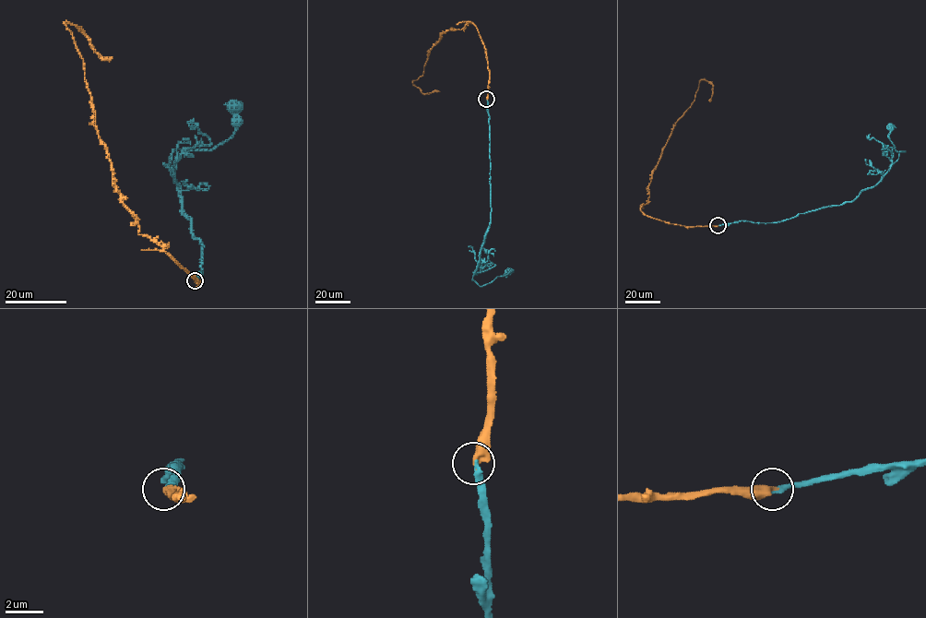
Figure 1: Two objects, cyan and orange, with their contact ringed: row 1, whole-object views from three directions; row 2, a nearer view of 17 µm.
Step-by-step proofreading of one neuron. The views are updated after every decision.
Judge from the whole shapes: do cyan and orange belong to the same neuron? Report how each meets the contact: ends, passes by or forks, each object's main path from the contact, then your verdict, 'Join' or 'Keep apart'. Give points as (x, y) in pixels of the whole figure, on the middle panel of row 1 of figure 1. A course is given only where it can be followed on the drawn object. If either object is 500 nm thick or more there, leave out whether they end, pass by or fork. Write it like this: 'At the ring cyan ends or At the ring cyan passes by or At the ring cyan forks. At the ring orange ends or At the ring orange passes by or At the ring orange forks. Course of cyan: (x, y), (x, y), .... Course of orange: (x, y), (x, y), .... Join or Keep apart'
At the ring cyan ends. At the ring orange ends. Course of cyan: (487, 99), (491, 222), (472, 279), (483, 286), (509, 270). Course of orange: (487, 99), (486, 51), (469, 22), (441, 35), (430, 50), (423, 74), (412, 82), (422, 93), (439, 91). Join

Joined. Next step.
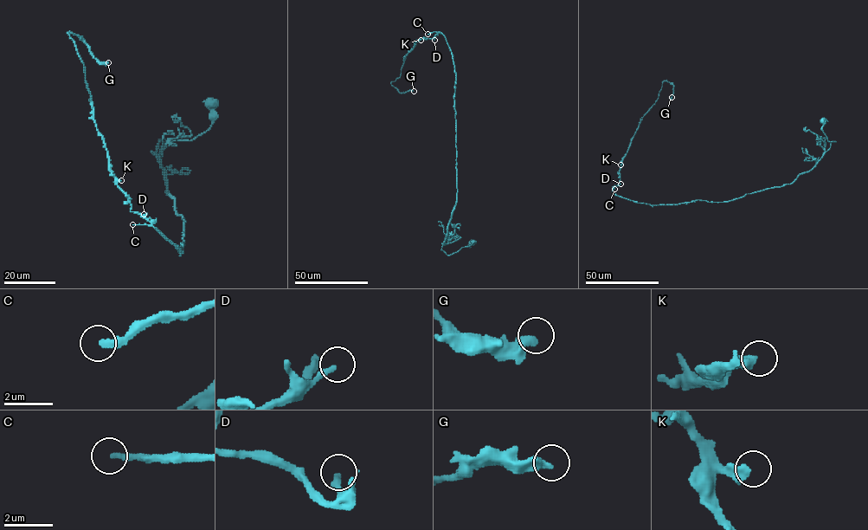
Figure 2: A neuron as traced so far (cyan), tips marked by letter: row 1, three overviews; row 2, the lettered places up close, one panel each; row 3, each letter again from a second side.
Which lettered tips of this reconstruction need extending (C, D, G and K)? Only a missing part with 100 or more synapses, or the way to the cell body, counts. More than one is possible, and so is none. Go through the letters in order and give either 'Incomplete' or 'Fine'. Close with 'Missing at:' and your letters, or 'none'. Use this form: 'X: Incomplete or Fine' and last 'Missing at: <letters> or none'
C: Incomplete
D: Fine
G: Fine
K: Fine
Missing at: C

